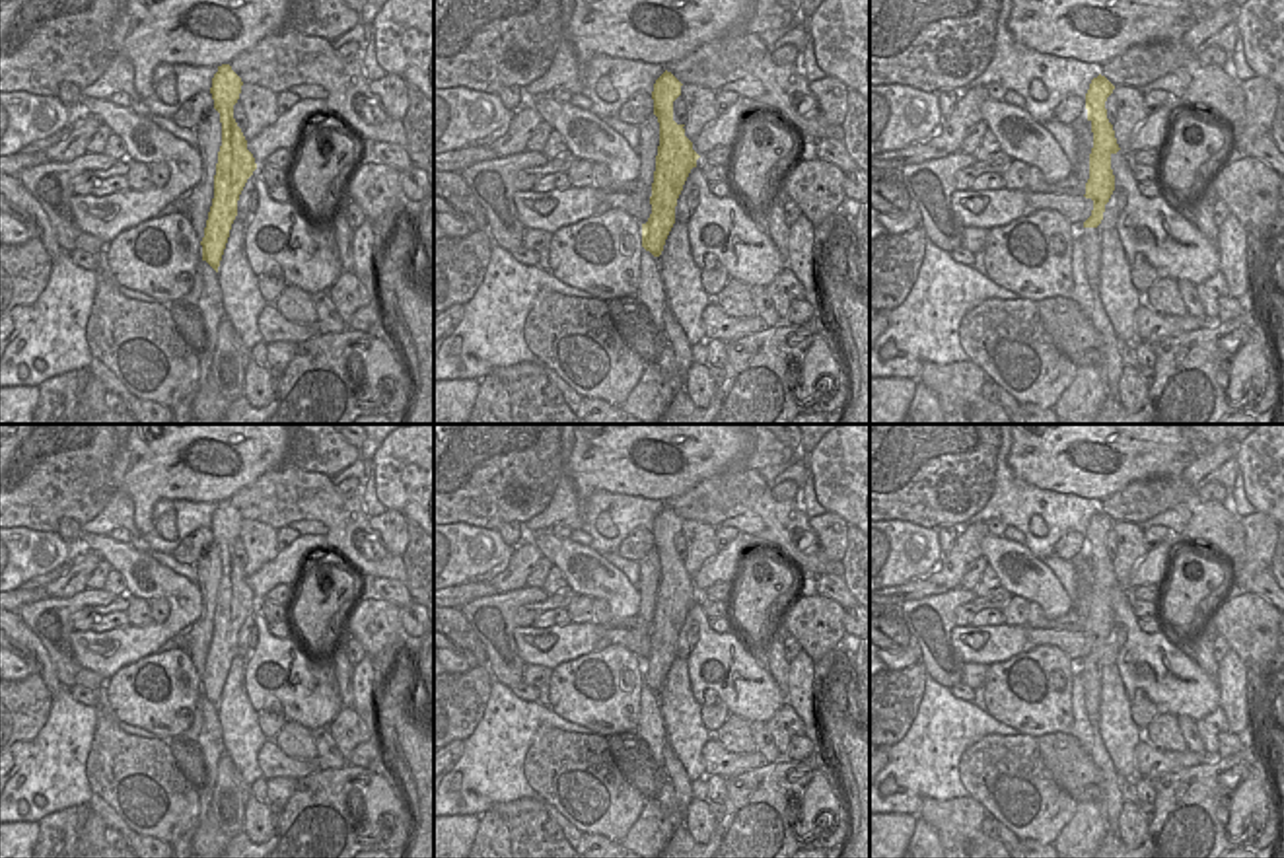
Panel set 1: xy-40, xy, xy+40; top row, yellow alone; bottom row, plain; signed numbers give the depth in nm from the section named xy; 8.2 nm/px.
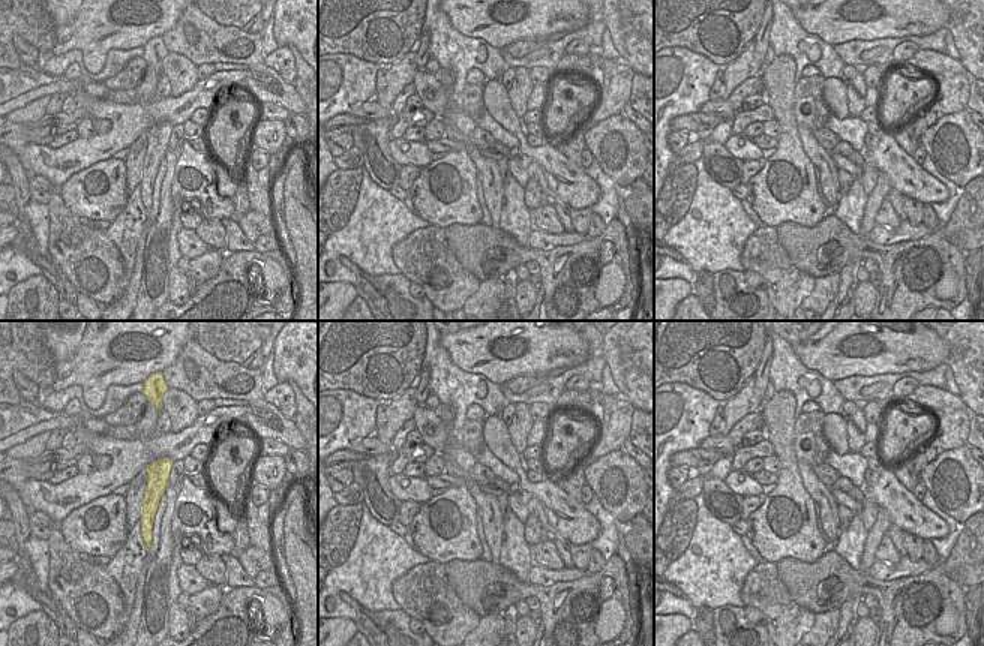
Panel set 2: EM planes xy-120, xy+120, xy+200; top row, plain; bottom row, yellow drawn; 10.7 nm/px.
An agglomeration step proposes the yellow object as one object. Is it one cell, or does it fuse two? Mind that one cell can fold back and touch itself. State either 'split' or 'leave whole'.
leave whole

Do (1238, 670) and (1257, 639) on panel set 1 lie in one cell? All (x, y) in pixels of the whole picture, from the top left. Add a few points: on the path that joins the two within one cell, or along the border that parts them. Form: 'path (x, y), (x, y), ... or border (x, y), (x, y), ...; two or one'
border (1230, 648), (1248, 668); two

